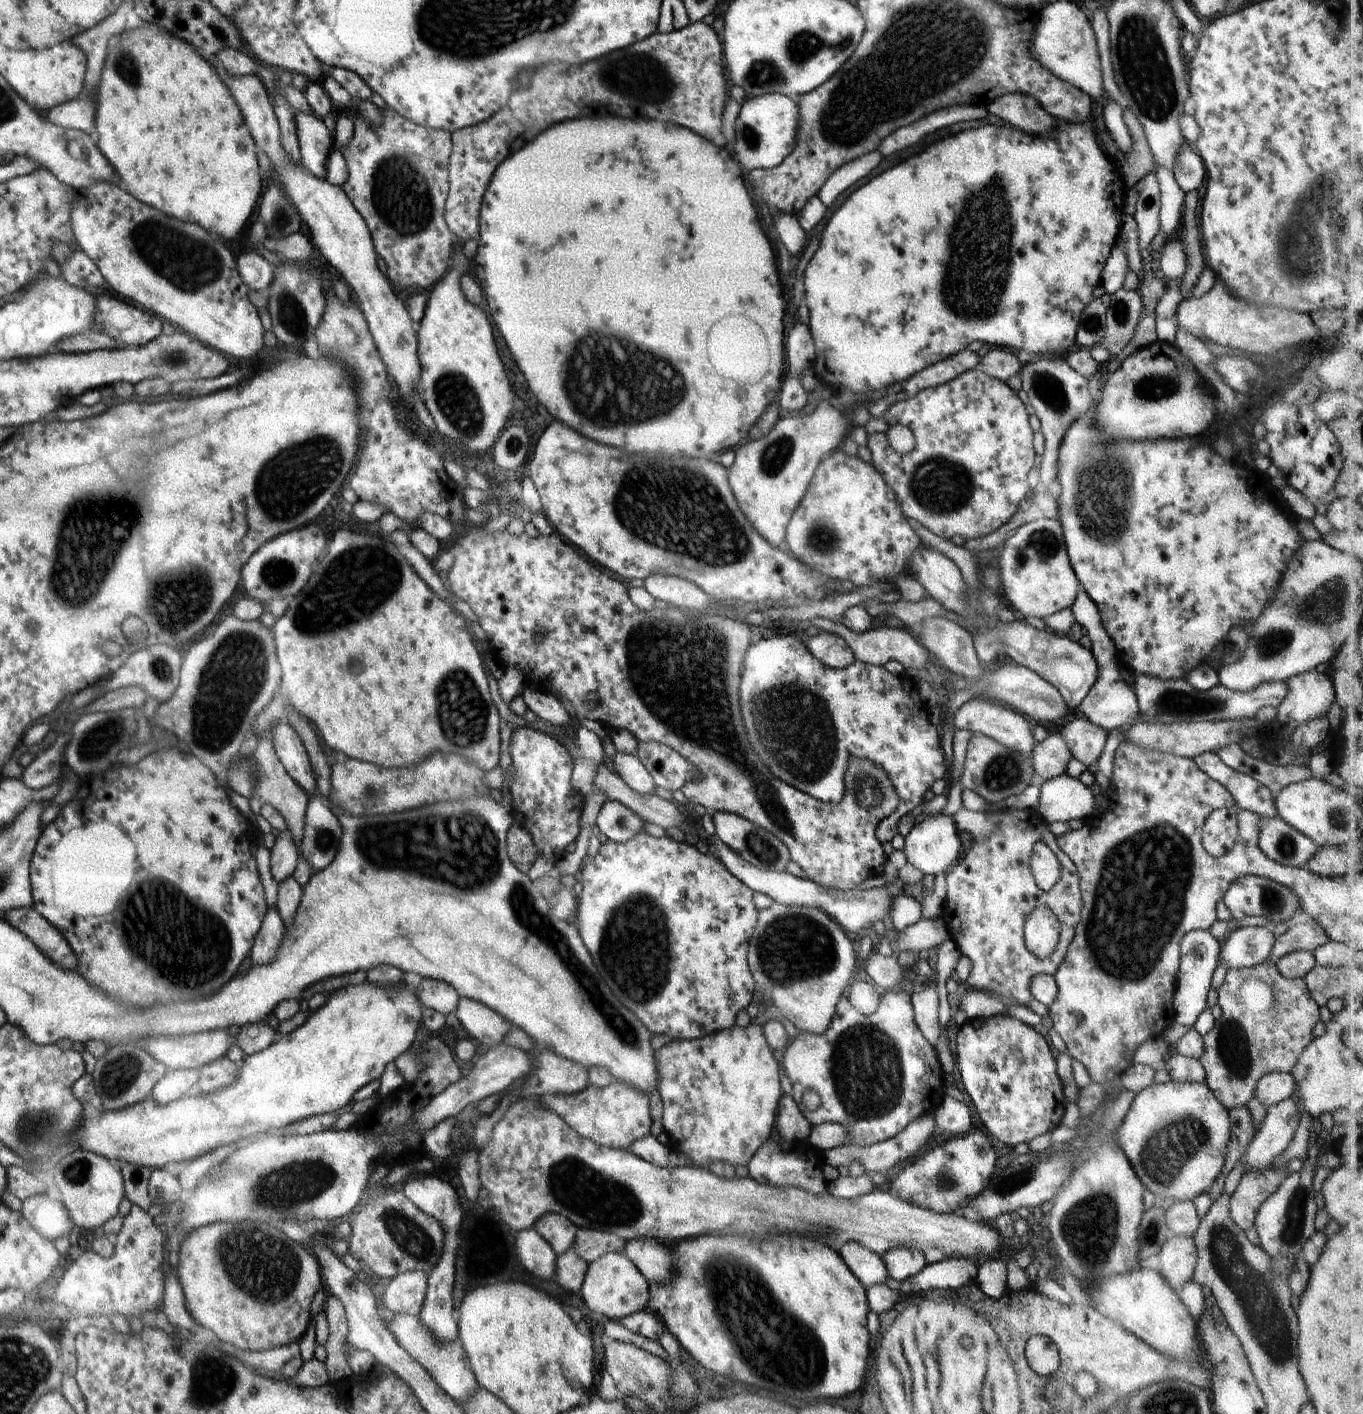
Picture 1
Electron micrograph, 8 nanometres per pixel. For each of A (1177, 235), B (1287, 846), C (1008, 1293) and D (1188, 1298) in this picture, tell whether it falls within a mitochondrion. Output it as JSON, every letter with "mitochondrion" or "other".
{"A":"other","B":"mitochondrion","C":"other","D":"other"}

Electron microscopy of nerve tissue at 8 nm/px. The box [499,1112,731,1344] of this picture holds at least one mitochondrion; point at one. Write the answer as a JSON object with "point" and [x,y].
{"point":[593,1198]}

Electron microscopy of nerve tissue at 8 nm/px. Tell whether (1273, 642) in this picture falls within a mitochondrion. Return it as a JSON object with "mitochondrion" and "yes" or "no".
{"mitochondrion":"yes"}

